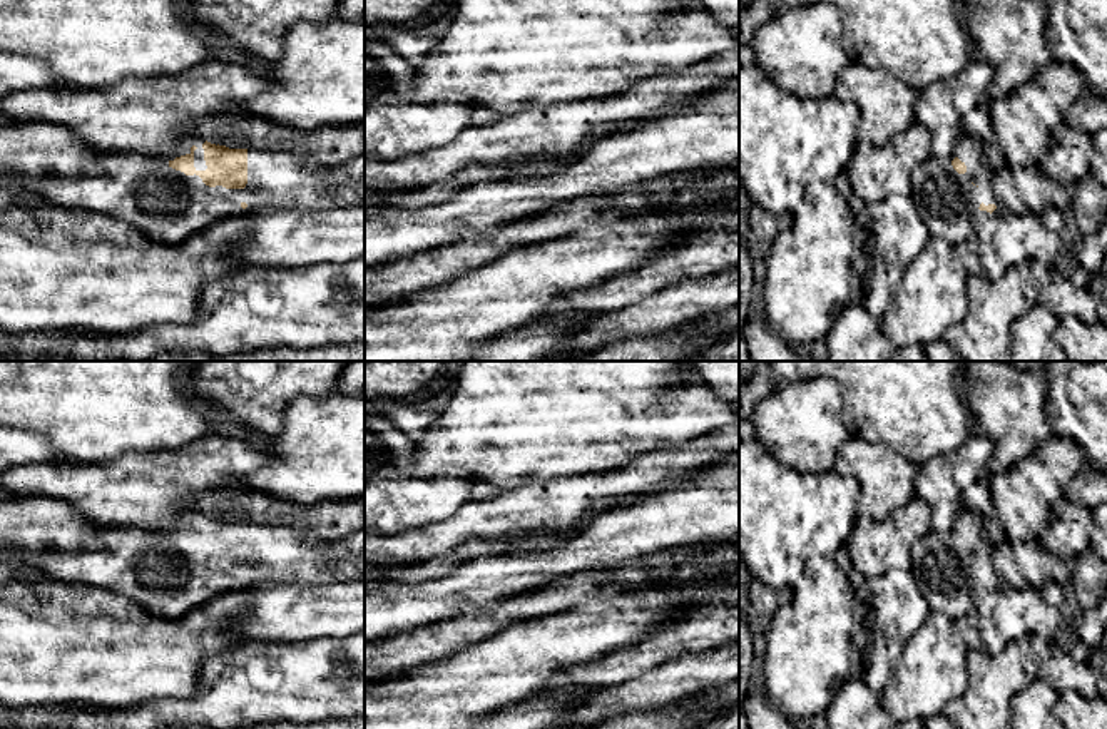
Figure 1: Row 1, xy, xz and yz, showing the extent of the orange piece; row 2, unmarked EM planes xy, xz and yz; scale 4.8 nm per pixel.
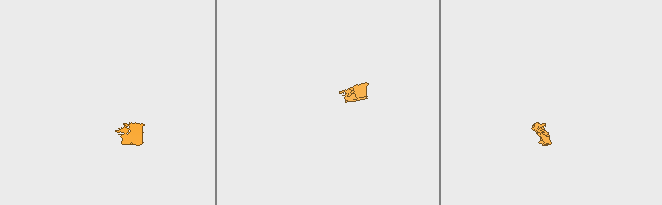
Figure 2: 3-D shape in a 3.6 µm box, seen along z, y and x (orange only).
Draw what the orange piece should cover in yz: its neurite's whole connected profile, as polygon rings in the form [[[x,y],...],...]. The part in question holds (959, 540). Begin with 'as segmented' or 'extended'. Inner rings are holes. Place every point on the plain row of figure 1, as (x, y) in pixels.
extended; [[[960,510],[950,533],[928,532],[911,550],[911,574],[931,610],[958,619],[973,609],[973,585],[1002,582],[983,538],[983,518]]]

